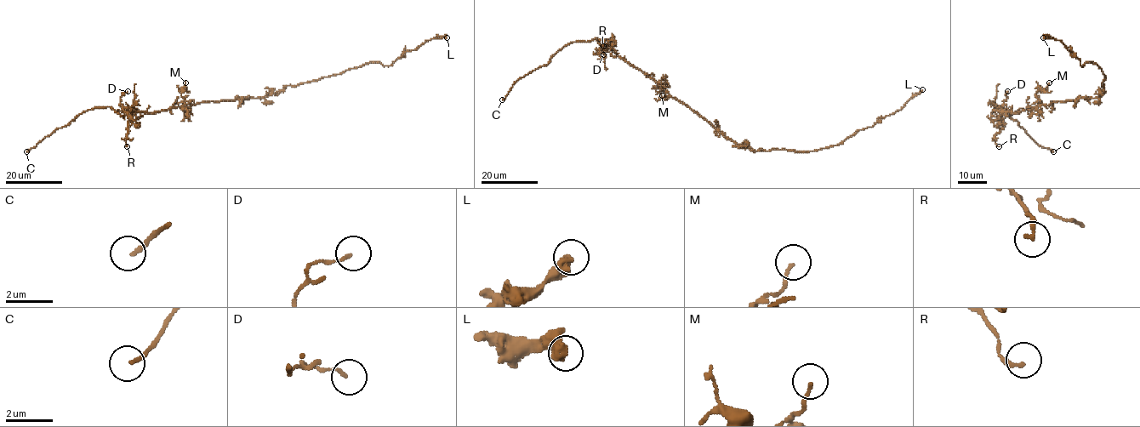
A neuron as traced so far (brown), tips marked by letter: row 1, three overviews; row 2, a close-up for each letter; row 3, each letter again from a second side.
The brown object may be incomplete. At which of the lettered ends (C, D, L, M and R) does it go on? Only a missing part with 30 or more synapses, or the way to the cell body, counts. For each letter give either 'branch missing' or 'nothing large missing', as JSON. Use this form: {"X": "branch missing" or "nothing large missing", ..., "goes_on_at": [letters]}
{"C": "branch missing", "D": "nothing large missing", "L": "nothing large missing", "M": "nothing large missing", "R": "nothing large missing", "goes_on_at": ["C"]}

